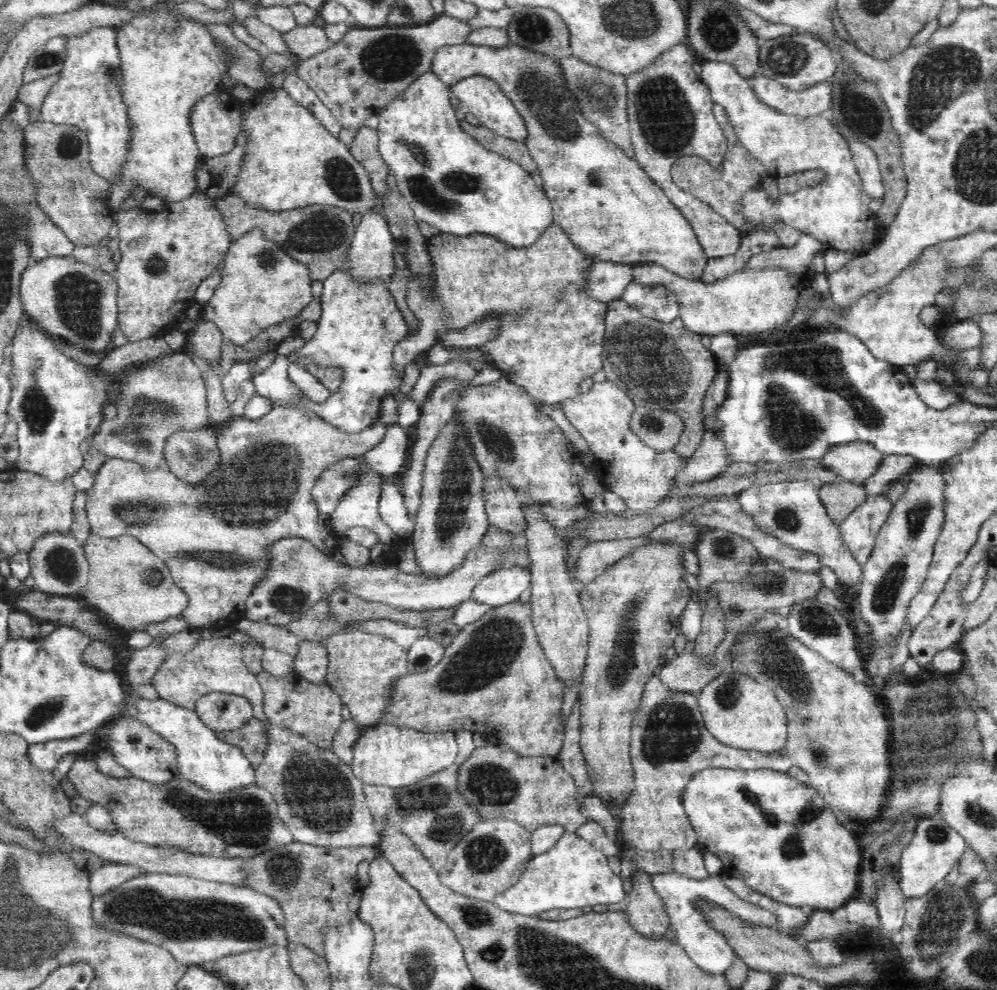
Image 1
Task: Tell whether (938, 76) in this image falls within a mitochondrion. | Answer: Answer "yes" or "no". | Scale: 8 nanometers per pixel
yes

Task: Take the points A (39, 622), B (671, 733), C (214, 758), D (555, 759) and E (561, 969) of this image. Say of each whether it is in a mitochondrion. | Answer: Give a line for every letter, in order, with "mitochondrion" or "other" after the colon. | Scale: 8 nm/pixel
A: other
B: mitochondrion
C: other
D: other
E: mitochondrion

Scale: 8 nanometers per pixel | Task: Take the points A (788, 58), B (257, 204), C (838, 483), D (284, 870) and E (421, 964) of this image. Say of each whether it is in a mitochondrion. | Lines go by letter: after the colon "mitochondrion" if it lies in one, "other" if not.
A: mitochondrion
B: other
C: other
D: mitochondrion
E: mitochondrion

